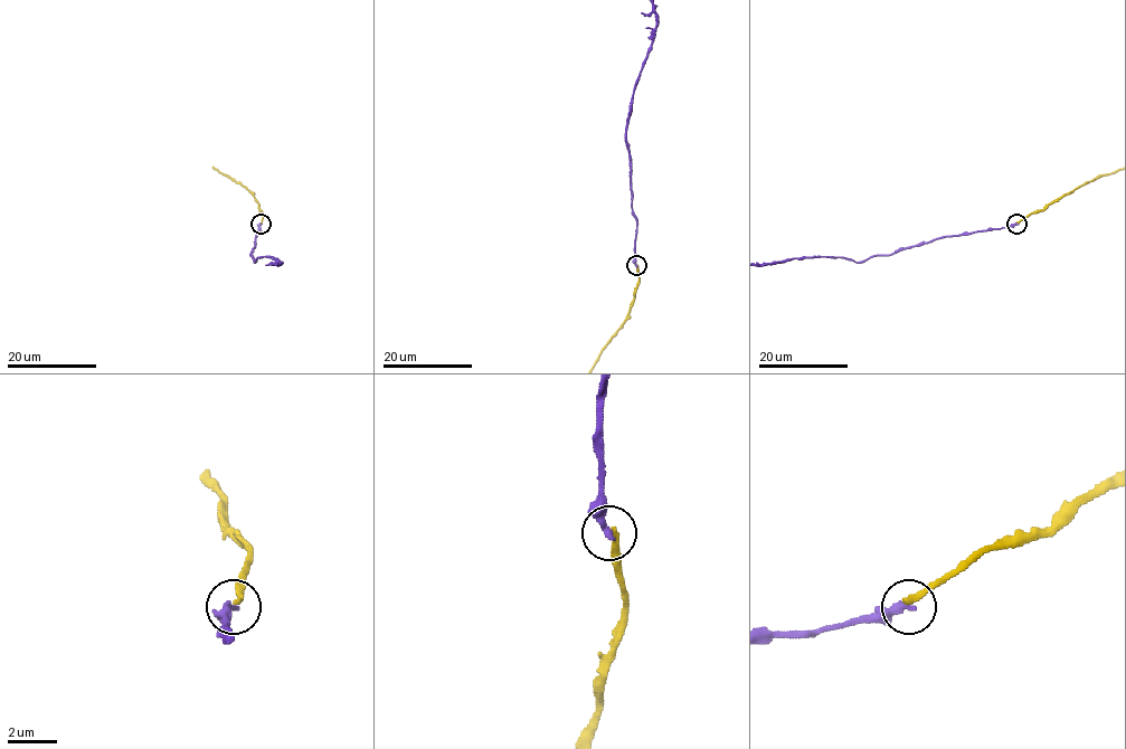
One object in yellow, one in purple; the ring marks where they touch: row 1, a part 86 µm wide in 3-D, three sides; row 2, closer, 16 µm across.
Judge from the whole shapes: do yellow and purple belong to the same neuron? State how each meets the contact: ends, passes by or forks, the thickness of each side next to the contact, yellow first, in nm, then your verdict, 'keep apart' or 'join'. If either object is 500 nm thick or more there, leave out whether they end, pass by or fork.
yellow ends there; purple ends there; 240 nm thick on the yellow side, 300 nm on the other; keep apart

